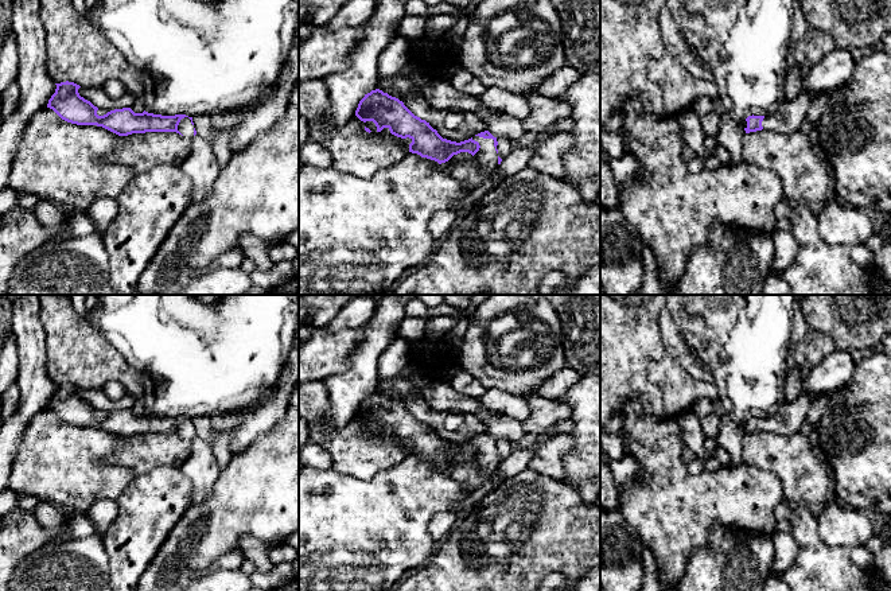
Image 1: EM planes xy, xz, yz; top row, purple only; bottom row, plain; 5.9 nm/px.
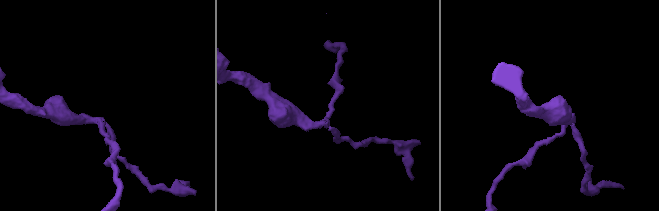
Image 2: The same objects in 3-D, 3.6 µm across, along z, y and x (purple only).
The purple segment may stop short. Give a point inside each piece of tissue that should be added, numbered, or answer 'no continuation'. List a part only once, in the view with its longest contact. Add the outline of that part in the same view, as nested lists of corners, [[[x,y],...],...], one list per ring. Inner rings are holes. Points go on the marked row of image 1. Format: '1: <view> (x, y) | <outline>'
1: xz (471, 174) | [[[474,136],[472,140],[478,141],[480,148],[471,160],[441,164],[470,193],[479,187],[499,166],[493,139]]]

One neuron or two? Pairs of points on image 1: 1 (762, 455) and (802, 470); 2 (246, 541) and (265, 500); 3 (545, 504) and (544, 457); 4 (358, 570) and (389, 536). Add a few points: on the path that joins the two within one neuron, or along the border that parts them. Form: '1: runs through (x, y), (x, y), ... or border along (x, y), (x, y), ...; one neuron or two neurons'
1: runs through (771, 455), (788, 455), (793, 461); one neuron
2: border along (238, 539), (244, 535), (252, 535), (267, 549); two neurons
3: border along (528, 467), (561, 479); two neurons
4: runs through (364, 562), (381, 544); one neuron

